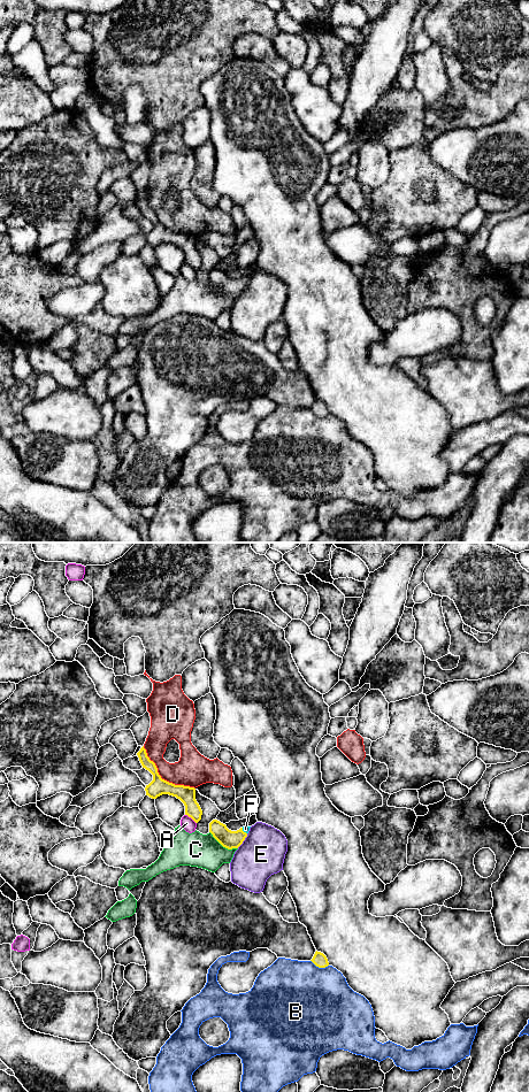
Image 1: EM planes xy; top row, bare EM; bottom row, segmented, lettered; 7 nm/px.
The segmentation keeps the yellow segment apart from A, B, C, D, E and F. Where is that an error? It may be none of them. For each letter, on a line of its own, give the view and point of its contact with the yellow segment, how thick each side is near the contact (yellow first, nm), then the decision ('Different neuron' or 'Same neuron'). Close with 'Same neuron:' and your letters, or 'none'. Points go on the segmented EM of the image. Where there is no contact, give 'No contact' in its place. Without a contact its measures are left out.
A: Touches yellow at xy (191, 817). Thickness 120 nm (yellow) against 90 nm. Different neuron
B: Touches yellow at xy (320, 967). Thickness 100 nm (yellow) against 500 nm. Different neuron
C: Touches yellow at xy (223, 846). Thickness 130 nm (yellow) against 240 nm. Different neuron
D: Touches yellow at xy (161, 778). Thickness 120 nm (yellow) against 240 nm. Different neuron
E: Touches yellow at xy (244, 839). Thickness 130 nm (yellow) against 320 nm. Different neuron
F: Touches yellow at xy (243, 831). Thickness 130 nm (yellow) against 50 nm. Same neuron
Same neuron: F

